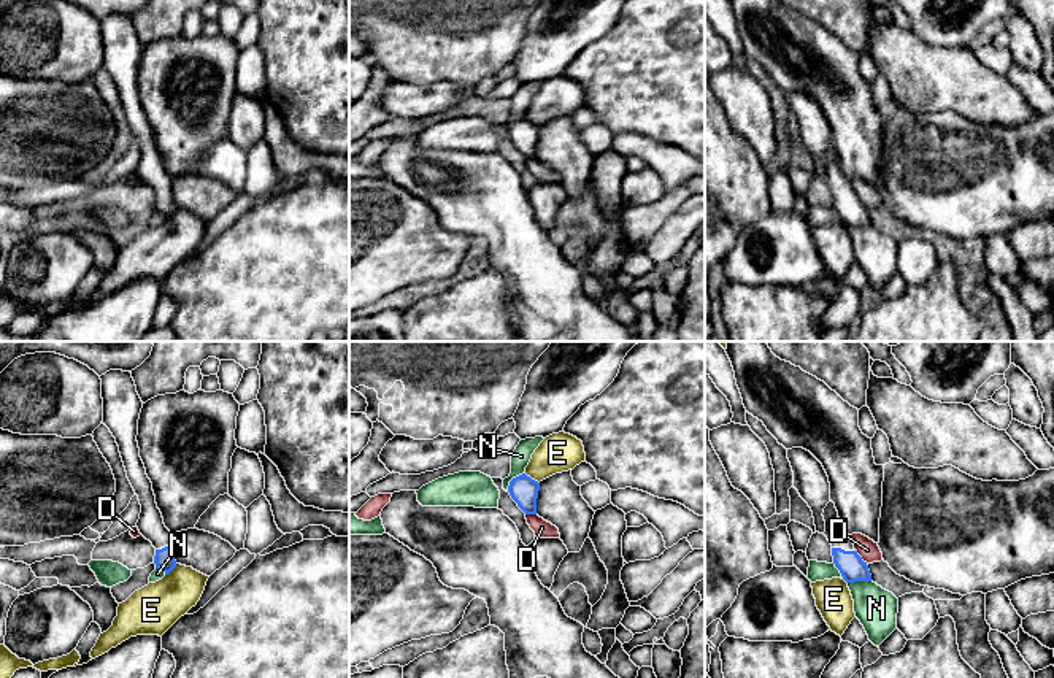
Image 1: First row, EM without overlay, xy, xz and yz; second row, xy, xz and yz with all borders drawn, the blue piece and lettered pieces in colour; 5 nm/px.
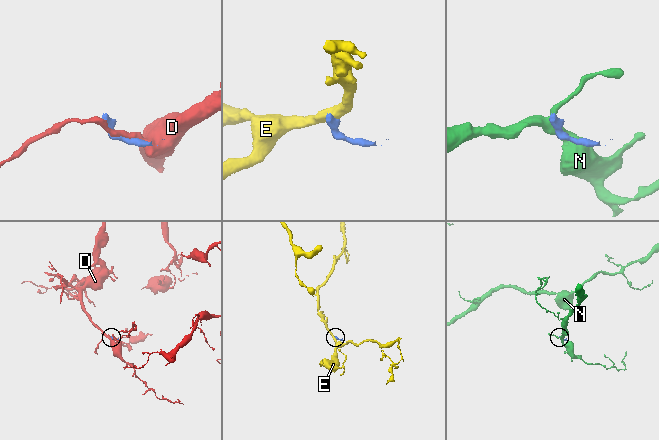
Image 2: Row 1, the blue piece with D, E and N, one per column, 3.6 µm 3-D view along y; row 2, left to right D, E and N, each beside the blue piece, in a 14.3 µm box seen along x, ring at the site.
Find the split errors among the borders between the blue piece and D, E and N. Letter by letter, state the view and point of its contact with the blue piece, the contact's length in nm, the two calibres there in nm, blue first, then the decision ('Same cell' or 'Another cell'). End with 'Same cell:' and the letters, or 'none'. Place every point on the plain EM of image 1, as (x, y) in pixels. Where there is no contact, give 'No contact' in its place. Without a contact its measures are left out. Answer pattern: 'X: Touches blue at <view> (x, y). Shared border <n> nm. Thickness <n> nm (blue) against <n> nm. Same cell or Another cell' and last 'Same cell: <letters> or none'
D: Touches blue at yz (861, 202). Shared border 90 nm. Thickness 130 nm (blue) against 100 nm. Another cell
E: Touches blue at xz (530, 123). Shared border 100 nm. Thickness 140 nm (blue) against 200 nm. Another cell
N: Touches blue at xz (511, 124). Shared border 130 nm. Thickness 140 nm (blue) against 100 nm. Another cell
Same cell: none

